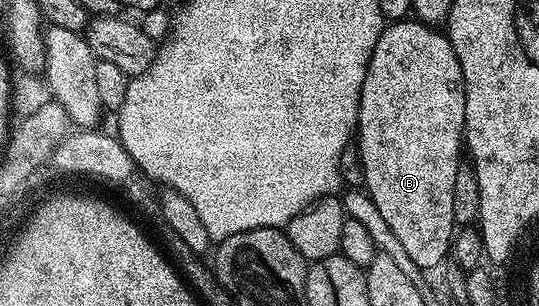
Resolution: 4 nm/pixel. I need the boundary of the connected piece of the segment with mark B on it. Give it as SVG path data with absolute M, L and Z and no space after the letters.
M414 17L390 21L372 49L368 73L360 89L356 142L362 158L364 191L370 194L380 218L394 234L402 251L418 267L431 269L448 259L456 234L452 213L452 189L464 159L466 86L460 61L449 38L431 24Z

